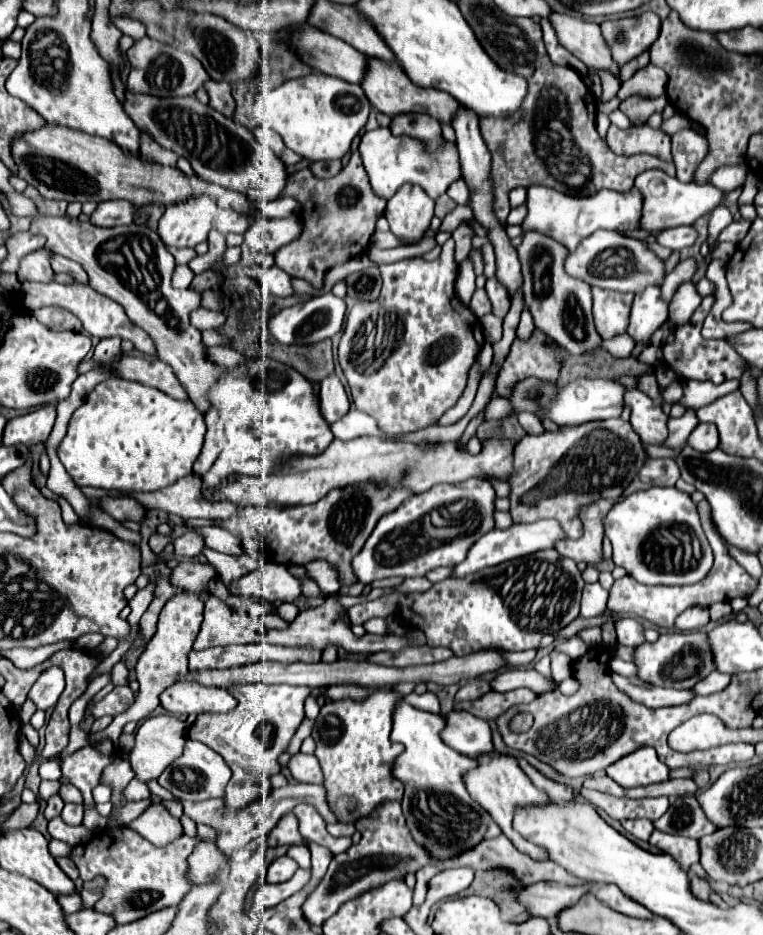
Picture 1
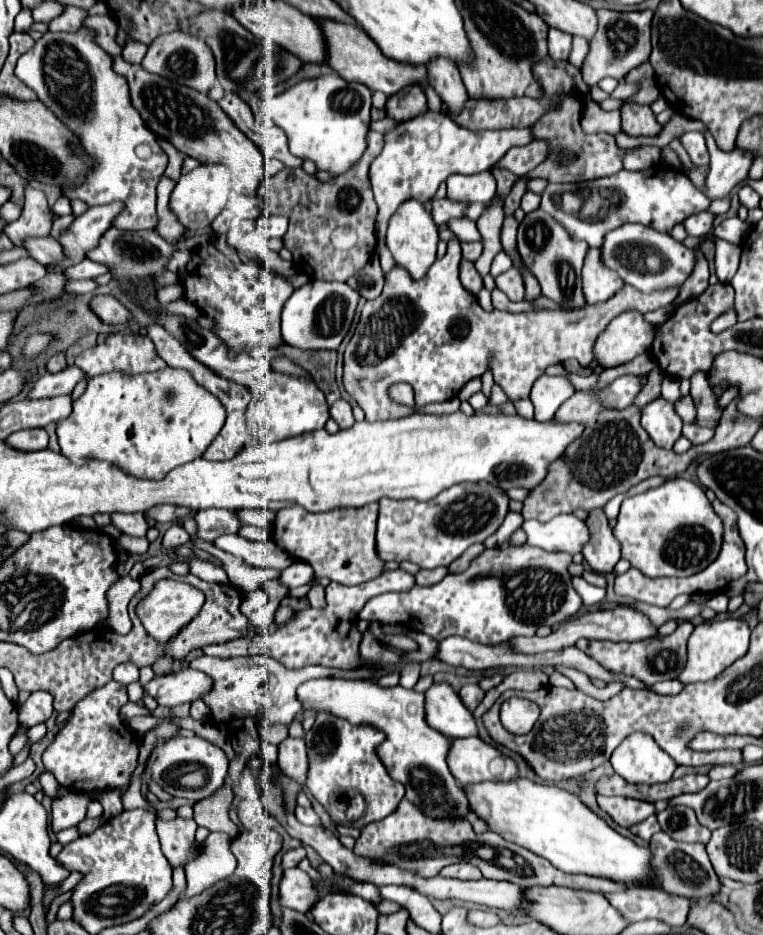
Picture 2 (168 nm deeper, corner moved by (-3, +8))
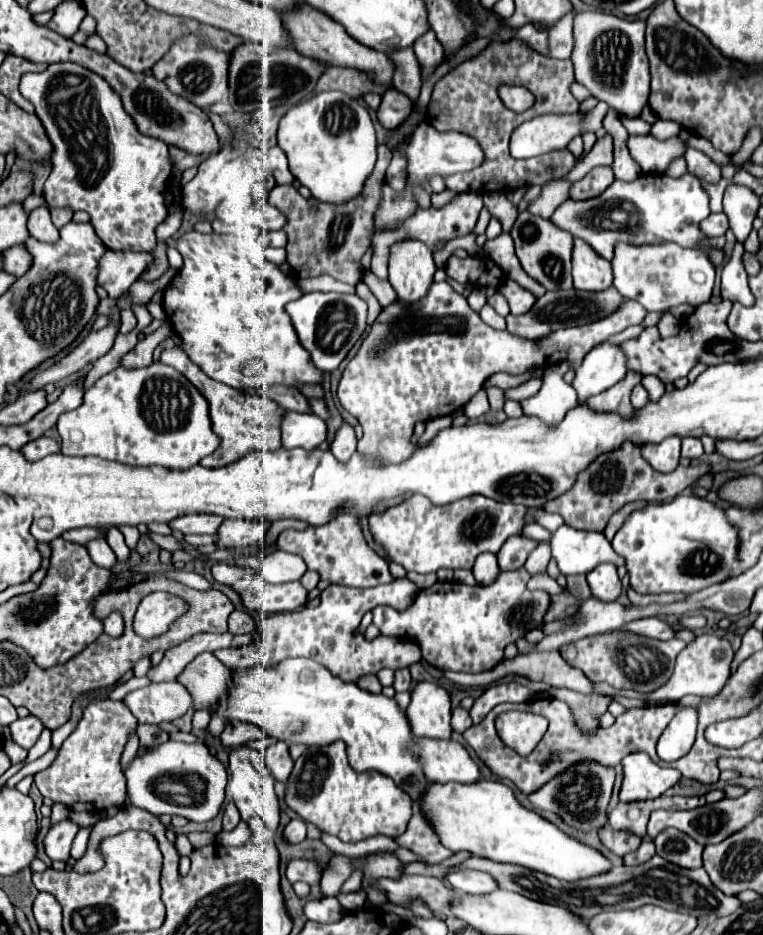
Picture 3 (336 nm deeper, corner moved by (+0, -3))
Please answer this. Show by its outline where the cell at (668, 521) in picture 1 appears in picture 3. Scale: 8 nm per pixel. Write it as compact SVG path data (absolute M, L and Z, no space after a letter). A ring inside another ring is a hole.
M680 494L670 502L652 502L632 512L616 532L612 548L626 560L630 584L636 592L692 594L722 582L730 574L736 562L738 534L722 508L704 498Z

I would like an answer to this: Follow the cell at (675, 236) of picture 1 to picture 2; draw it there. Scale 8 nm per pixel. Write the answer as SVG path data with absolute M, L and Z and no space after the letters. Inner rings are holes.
M701 211L697 215L691 215L689 219L685 219L685 229L689 231L689 235L693 237L701 237L701 235L707 235L713 227L713 221L715 221L715 215L709 213L709 211Z

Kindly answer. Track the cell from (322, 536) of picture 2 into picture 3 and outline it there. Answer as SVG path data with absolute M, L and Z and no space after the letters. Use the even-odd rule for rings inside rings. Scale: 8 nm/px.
M354 514L336 516L334 520L318 528L306 528L306 530L288 528L278 536L276 546L280 550L302 556L308 570L318 572L320 578L330 584L370 588L370 586L378 586L378 584L386 584L394 580L388 570L388 562L382 556L378 556L366 542L360 520Z

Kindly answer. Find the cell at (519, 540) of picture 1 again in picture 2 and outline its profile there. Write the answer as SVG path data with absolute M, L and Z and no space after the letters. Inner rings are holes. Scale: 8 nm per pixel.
M557 515L547 523L539 523L535 519L525 521L521 525L527 533L527 543L541 547L549 553L581 553L581 549L589 543L591 535L583 521L575 515Z

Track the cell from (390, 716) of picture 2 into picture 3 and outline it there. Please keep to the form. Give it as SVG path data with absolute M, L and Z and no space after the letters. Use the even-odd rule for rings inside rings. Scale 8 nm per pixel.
M306 658L284 660L272 670L270 668L248 668L248 670L232 670L232 672L234 672L234 678L232 678L228 698L222 704L222 708L216 710L220 716L258 724L268 736L284 740L288 744L302 742L306 746L324 746L324 744L342 740L348 746L348 758L354 770L358 772L376 770L380 774L390 776L398 788L410 794L414 802L420 802L428 786L432 784L422 772L420 758L414 754L416 738L412 734L410 720L406 718L404 710L398 706L394 698L386 698L384 694L370 694L358 688L358 684L342 682L340 678L334 678L322 664L314 660L306 660Z

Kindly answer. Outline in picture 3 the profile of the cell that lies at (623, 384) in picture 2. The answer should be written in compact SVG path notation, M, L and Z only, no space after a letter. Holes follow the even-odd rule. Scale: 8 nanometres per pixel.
M642 384L634 386L634 390L632 390L632 394L630 394L630 400L632 400L632 406L634 406L636 410L648 404L648 392L644 390L644 386L642 386Z

